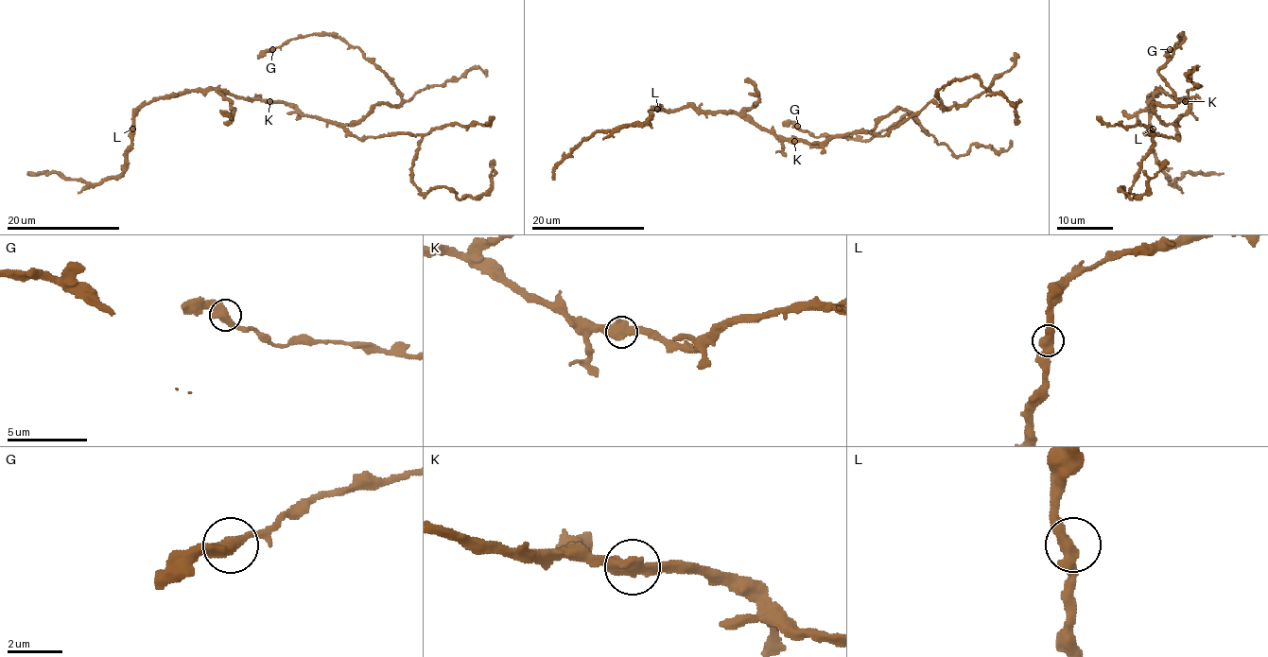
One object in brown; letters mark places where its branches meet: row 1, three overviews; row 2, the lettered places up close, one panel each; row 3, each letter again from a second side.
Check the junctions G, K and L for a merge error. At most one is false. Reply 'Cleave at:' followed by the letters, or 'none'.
Cleave at: none

